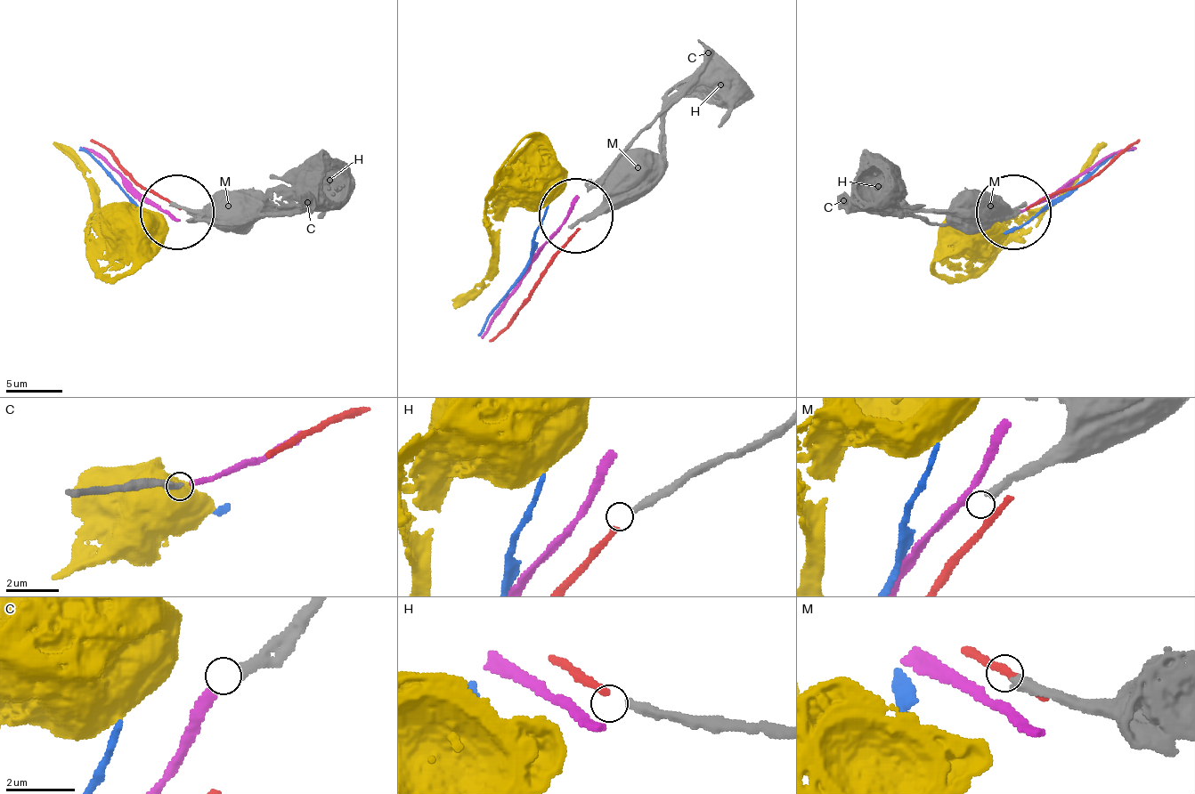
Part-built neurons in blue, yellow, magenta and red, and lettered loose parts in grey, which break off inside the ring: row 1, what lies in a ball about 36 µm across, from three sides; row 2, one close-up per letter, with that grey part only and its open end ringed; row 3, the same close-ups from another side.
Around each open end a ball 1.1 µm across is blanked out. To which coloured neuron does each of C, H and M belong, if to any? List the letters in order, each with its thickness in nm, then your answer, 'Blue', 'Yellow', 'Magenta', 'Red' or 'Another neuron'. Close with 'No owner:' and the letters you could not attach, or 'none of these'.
C: Thickness 280 nm. Magenta
H: Thickness 300 nm. Red
M: Thickness 320 nm. Another neuron
No owner: M

